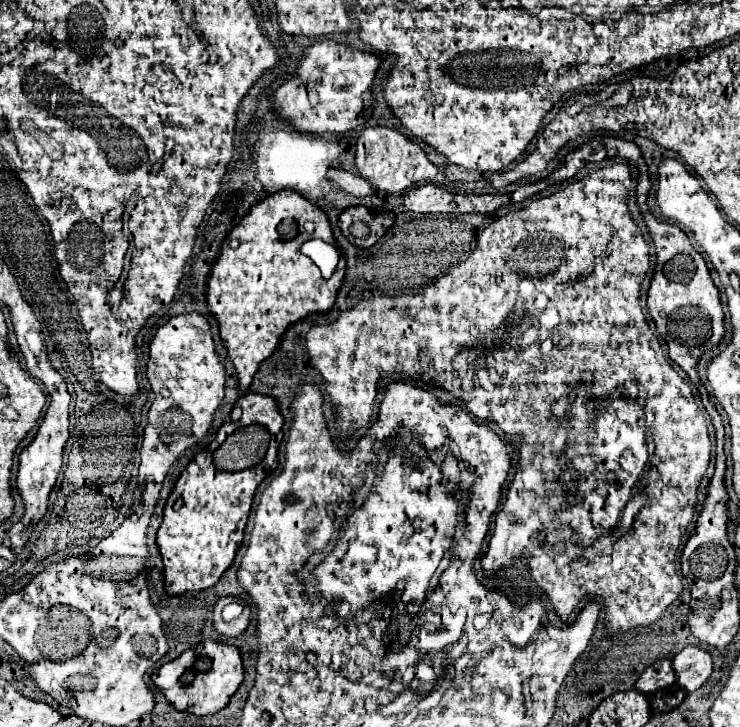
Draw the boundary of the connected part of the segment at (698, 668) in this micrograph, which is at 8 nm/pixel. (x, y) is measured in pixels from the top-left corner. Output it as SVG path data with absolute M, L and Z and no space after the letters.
M688 646L672 656L672 668L676 672L676 684L688 692L694 692L712 674L712 658L708 650Z

